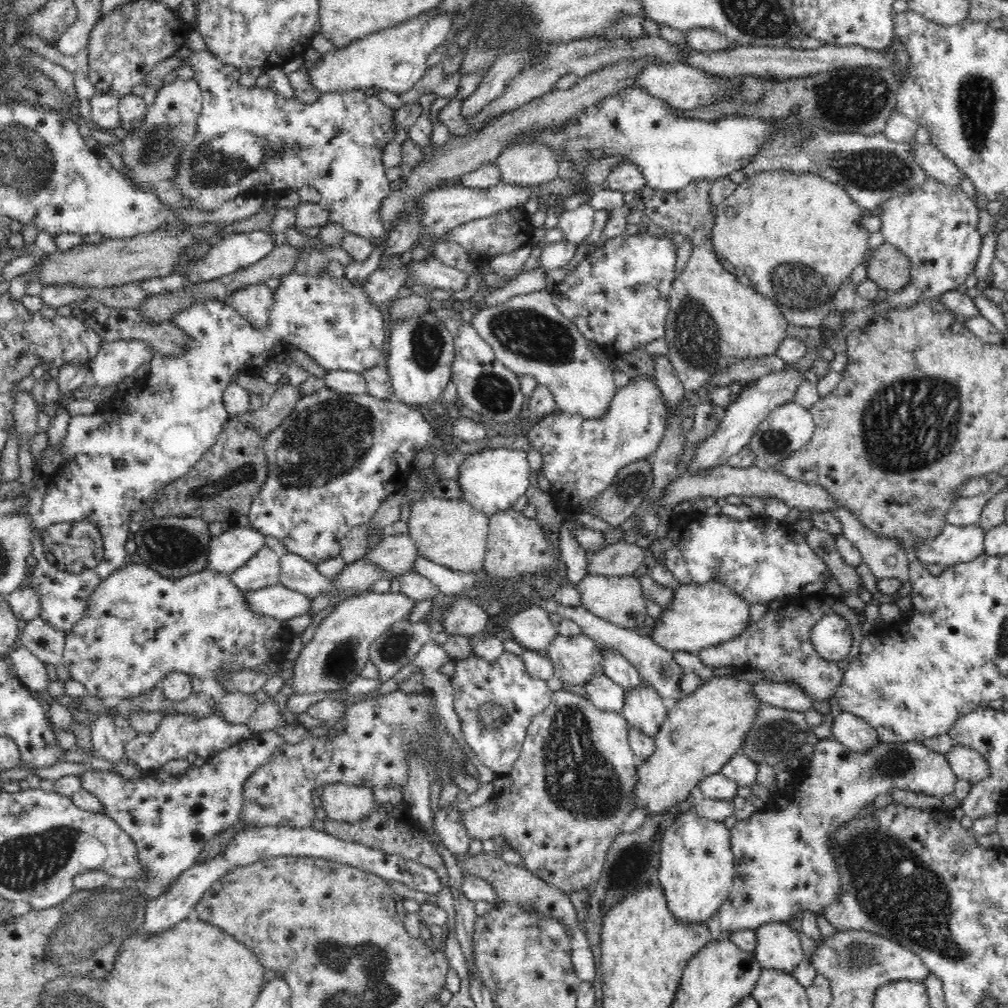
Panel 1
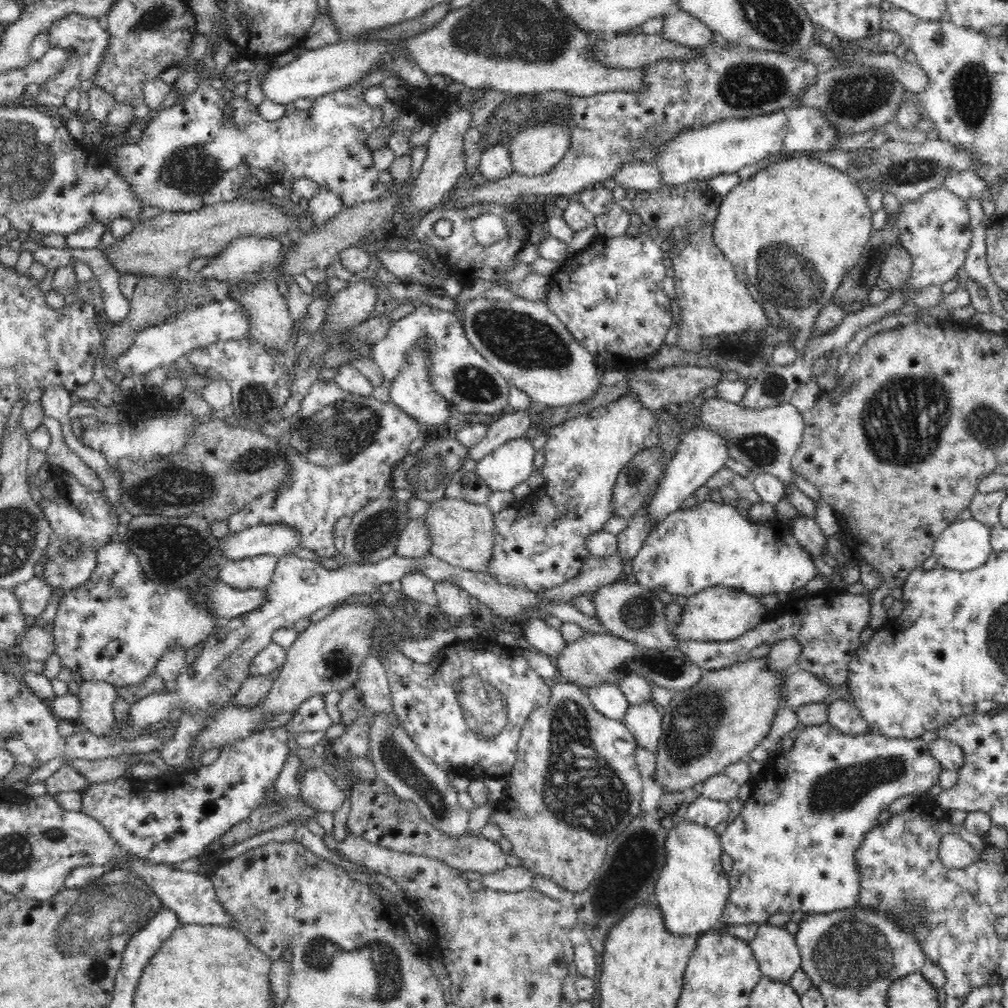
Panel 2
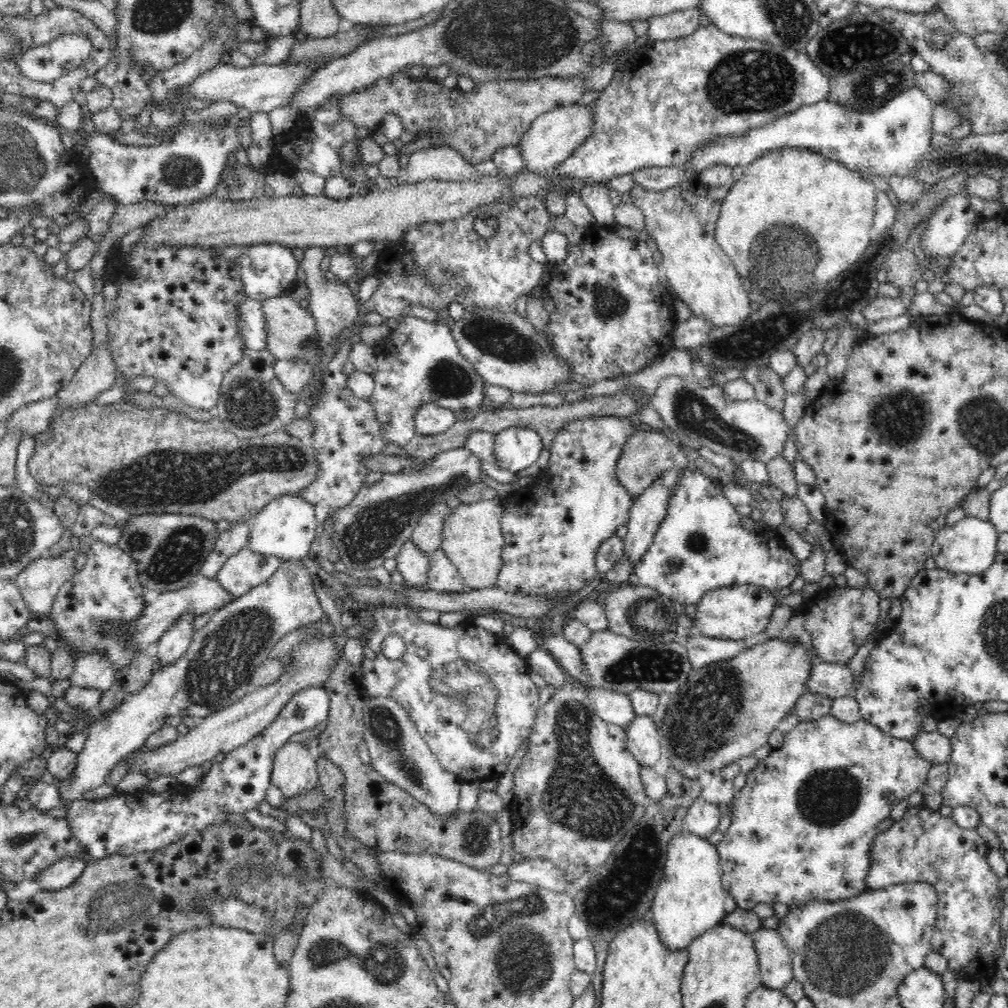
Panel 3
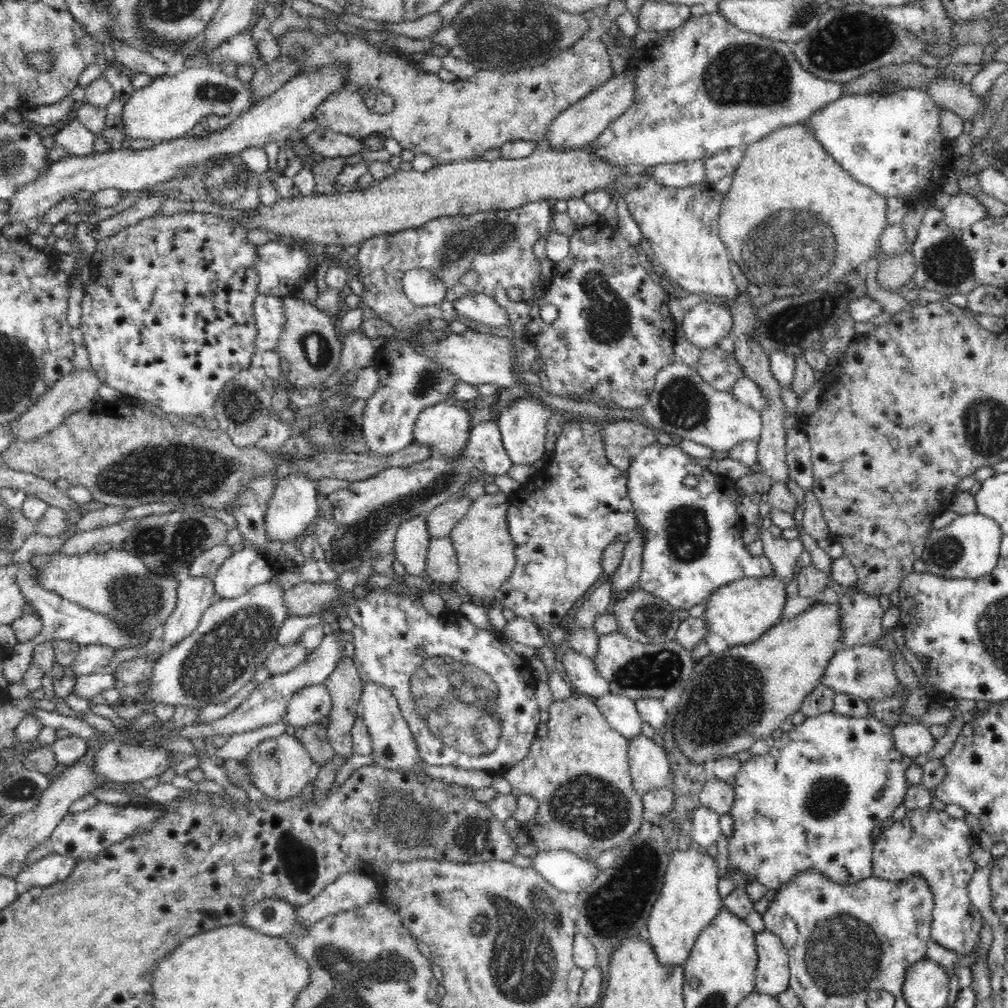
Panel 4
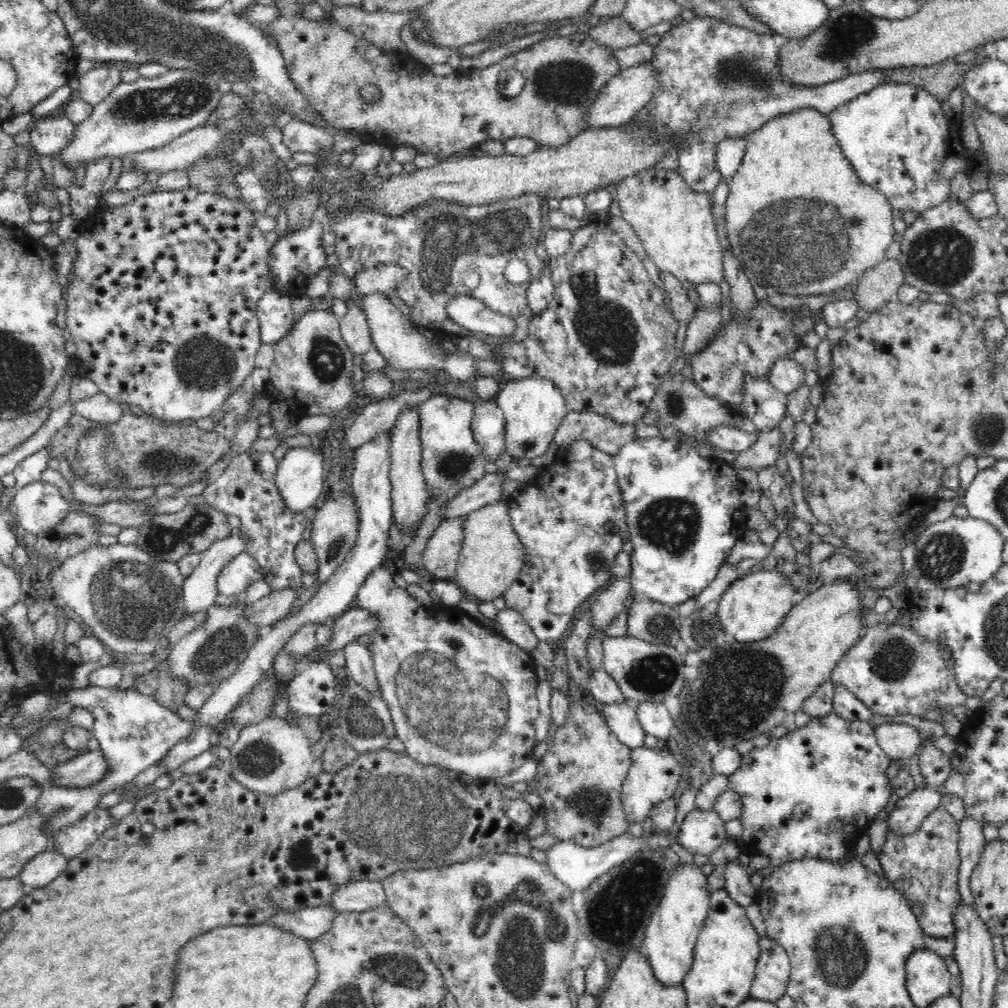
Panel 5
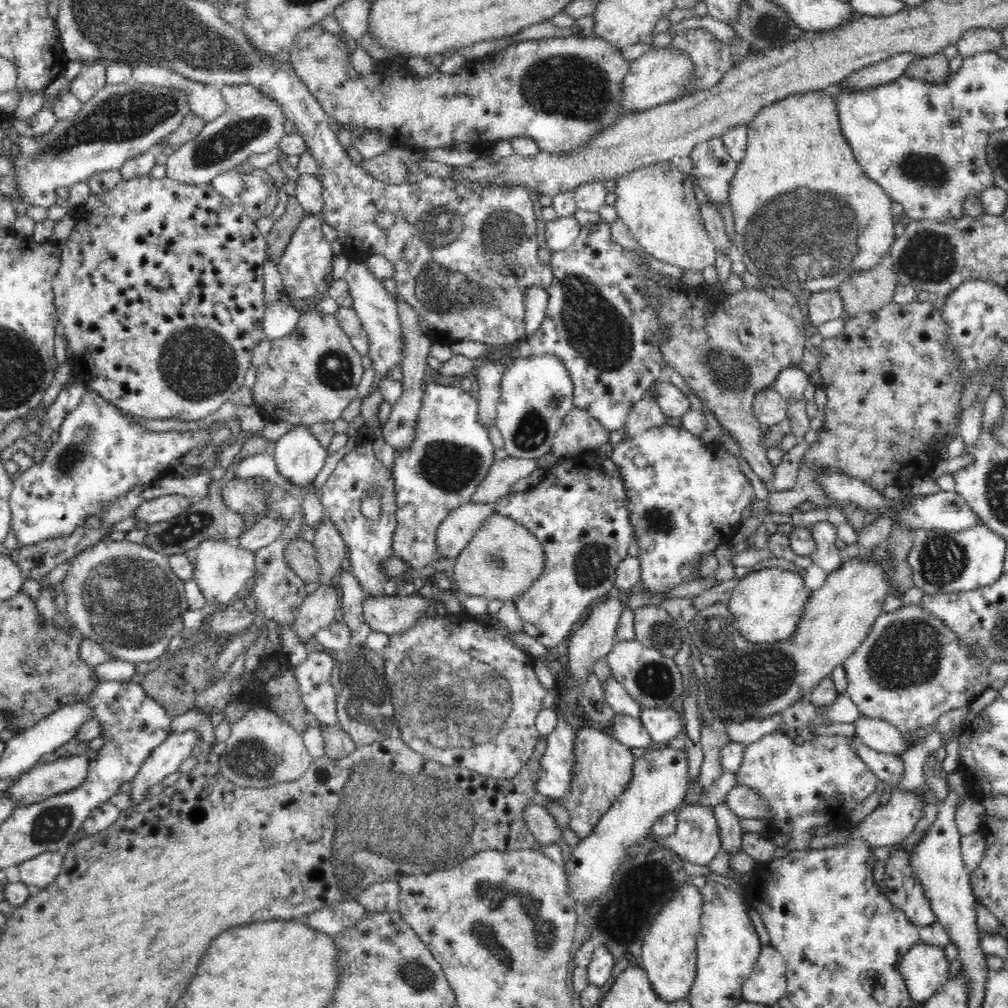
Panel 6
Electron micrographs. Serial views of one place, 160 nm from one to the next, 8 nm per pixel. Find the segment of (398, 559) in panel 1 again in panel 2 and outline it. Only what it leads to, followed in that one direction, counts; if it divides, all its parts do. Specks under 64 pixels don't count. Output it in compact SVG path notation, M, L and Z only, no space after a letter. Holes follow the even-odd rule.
M421 516L408 522L406 529L400 534L394 553L404 558L422 558L430 555L430 546L432 539L430 539L429 525L424 516Z

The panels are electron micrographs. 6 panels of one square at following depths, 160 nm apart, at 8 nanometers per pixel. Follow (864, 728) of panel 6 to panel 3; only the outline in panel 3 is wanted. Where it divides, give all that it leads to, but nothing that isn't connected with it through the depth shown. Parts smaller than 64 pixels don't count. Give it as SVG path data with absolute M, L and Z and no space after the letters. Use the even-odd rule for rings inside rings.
M922 730L911 742L916 753L932 764L947 764L950 760L952 742L950 742L950 736L947 734L942 734L939 731L926 732Z

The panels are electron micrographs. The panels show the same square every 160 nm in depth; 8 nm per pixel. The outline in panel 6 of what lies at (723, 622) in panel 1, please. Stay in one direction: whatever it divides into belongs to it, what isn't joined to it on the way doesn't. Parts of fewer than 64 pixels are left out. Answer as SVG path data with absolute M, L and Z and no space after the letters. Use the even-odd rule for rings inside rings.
M780 567L764 568L740 579L727 604L728 611L734 617L734 627L740 631L746 643L765 645L787 642L796 632L811 592L800 573Z

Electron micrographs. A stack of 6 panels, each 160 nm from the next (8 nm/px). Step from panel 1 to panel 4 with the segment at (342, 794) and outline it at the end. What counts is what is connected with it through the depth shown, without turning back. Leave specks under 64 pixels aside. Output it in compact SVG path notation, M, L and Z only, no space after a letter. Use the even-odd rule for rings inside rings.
M282 734L278 738L268 738L268 740L260 742L246 756L245 760L246 765L250 767L252 783L270 800L284 801L292 797L299 797L303 788L311 782L310 769L314 764L311 755L303 743L290 734Z

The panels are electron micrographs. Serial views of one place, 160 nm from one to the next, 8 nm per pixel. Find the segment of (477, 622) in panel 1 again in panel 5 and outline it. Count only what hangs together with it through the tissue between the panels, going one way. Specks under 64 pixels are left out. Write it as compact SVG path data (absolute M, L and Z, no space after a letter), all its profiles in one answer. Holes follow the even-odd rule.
M465 516L447 518L432 533L422 554L422 563L428 577L453 581L464 542L466 522Z

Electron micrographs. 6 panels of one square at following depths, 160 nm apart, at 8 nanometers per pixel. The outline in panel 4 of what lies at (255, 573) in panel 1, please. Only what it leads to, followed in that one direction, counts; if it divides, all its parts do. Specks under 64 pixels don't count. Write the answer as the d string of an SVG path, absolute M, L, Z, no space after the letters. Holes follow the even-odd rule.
M255 549L232 553L214 575L214 590L222 599L238 598L246 591L269 582L276 569Z

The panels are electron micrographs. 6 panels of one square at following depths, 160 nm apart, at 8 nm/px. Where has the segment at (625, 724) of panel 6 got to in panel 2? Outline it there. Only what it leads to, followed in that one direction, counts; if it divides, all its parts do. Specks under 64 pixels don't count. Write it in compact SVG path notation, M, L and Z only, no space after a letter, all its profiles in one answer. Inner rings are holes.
M602 682L586 689L593 707L602 716L614 721L623 721L630 704L618 684Z

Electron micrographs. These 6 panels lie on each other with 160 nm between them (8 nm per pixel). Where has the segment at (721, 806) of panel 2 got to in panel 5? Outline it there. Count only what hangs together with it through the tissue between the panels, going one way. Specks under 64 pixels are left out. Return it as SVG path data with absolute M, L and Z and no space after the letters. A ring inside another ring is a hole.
M694 807L694 809L684 816L684 820L680 825L677 842L680 846L686 848L691 855L699 854L710 856L727 838L724 823L714 809L698 810Z

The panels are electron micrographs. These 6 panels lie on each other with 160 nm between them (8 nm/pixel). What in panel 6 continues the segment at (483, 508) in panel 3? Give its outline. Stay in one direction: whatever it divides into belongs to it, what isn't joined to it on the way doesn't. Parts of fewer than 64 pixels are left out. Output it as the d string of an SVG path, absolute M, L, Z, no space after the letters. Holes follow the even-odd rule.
M494 513L455 558L452 580L455 590L460 593L483 596L488 600L502 600L505 603L522 596L532 586L532 582L540 578L542 572L544 549L536 535L513 519Z

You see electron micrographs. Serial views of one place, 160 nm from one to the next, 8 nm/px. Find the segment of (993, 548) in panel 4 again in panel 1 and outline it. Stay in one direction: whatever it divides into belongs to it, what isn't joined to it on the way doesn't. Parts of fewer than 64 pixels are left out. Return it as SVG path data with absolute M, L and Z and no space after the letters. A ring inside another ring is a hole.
M947 524L936 538L924 540L914 556L924 565L944 564L955 566L962 562L972 562L984 553L985 530L977 524L953 526Z

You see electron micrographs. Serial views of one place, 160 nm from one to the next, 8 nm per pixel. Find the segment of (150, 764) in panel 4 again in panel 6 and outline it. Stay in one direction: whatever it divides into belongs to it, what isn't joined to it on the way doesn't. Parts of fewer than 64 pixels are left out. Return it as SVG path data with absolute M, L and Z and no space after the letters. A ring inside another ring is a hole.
M91 756L50 758L21 774L6 792L18 807L72 791L86 780Z

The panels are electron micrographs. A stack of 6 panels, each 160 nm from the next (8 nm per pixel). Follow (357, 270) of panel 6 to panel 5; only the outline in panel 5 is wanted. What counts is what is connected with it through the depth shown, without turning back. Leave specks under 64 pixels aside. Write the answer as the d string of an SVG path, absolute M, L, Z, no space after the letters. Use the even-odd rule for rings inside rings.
M378 292L364 295L362 299L362 311L366 315L371 337L378 352L385 358L387 364L402 370L443 370L443 377L459 380L462 383L470 377L477 377L474 359L468 353L458 353L457 349L450 348L447 344L426 339L422 333L405 317L398 306L391 302L388 294Z

